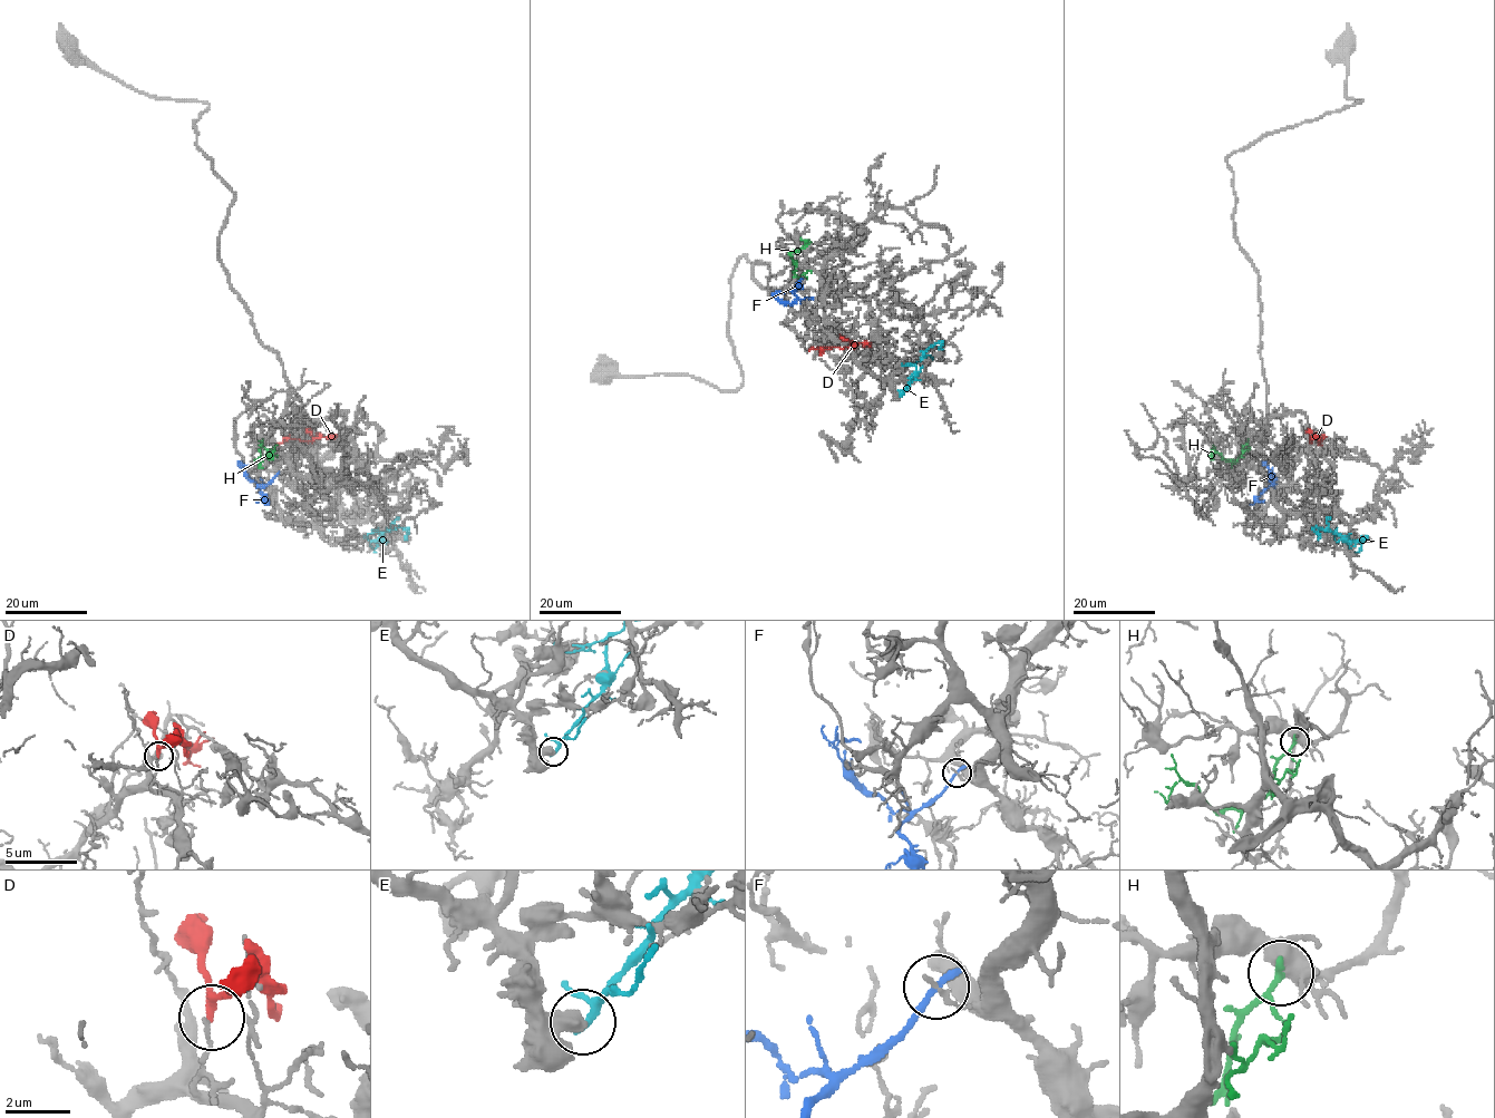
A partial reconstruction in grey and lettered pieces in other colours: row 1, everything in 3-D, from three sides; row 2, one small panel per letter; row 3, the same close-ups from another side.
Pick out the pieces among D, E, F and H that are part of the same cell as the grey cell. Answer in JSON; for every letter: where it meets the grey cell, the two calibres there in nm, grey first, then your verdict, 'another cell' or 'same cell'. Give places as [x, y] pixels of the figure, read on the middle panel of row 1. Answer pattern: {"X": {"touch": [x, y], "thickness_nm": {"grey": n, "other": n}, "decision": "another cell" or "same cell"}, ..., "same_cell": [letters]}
{"D": {"touch": [846, 340], "thickness_nm": {"grey": 110, "other": 200}, "decision": "another cell"}, "E": {"touch": [901, 395], "thickness_nm": {"grey": 650, "other": 200}, "decision": "another cell"}, "F": {"touch": [811, 298], "thickness_nm": {"grey": 150, "other": 280}, "decision": "another cell"}, "H": {"touch": [793, 276], "thickness_nm": {"grey": 440, "other": 160}, "decision": "another cell"}, "same_cell": []}

